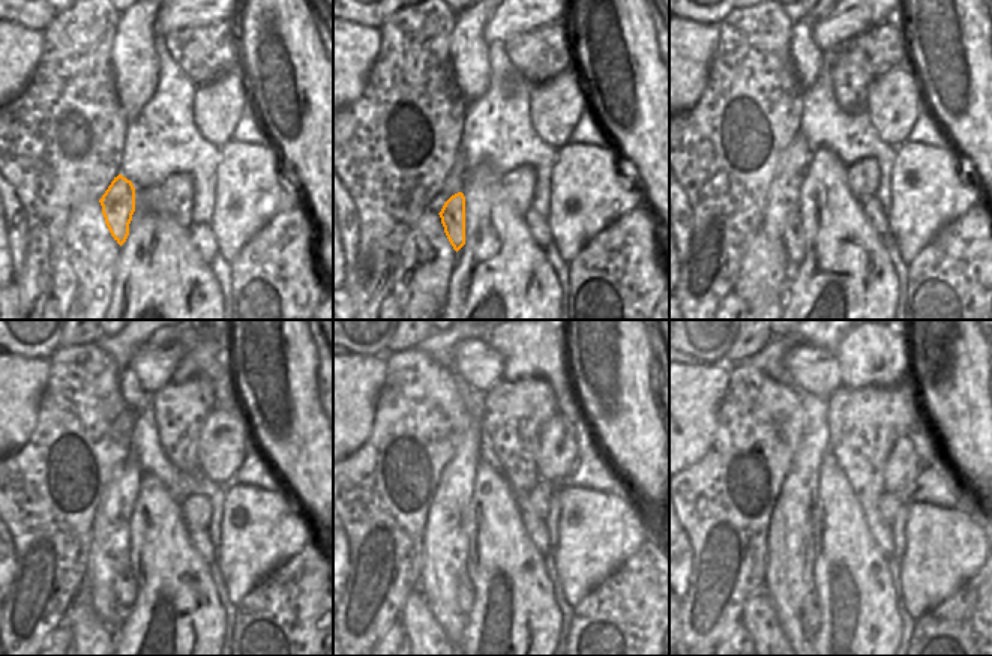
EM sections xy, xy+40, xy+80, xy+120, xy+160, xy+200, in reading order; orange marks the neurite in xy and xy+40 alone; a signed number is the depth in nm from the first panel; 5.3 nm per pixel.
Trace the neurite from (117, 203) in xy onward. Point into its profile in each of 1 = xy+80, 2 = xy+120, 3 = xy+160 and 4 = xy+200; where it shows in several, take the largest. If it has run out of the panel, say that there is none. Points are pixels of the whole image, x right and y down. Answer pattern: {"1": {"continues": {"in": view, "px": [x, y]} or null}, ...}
{"1": {"continues": {"in": "xy+80", "px": [793, 237]}}, "2": {"continues": {"in": "xy+120", "px": [125, 587]}}, "3": {"continues": {"in": "xy+160", "px": [464, 592]}}, "4": {"continues": {"in": "xy+200", "px": [809, 610]}}}

